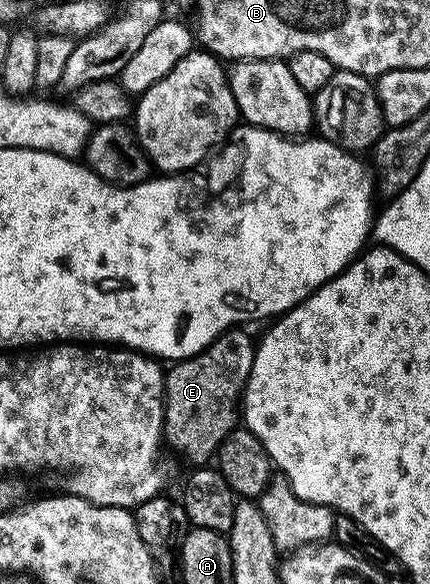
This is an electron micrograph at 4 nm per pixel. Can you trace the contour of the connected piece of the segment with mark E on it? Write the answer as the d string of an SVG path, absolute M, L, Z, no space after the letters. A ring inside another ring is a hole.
M234 328L225 331L216 342L213 342L203 352L199 352L190 358L182 358L168 367L165 376L165 432L163 442L179 453L185 454L189 462L193 464L205 464L216 455L221 441L229 435L239 422L239 403L243 397L245 381L249 378L251 364L253 363L253 351L255 338L248 334L248 329Z

